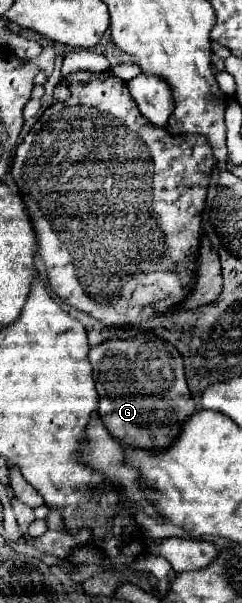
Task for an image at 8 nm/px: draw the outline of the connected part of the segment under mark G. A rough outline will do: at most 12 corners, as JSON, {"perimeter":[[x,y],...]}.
{"perimeter":[[154,331],[90,347],[100,417],[168,447],[196,411],[180,351]]}

